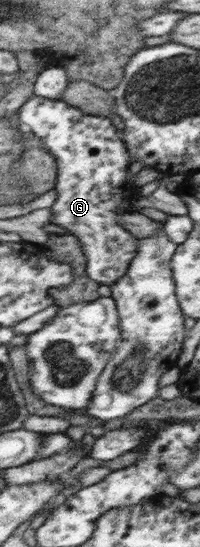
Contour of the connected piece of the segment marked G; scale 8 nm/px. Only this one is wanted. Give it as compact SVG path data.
M32 96L16 113L19 120L38 139L47 151L54 155L57 164L57 182L55 182L55 202L49 208L51 224L66 230L79 242L80 249L87 257L87 274L91 280L111 286L119 277L126 274L129 262L139 249L139 238L129 234L115 222L117 216L127 212L116 210L136 194L132 185L130 151L122 141L122 130L111 124L109 117L101 114L85 114L74 106L57 99Z

